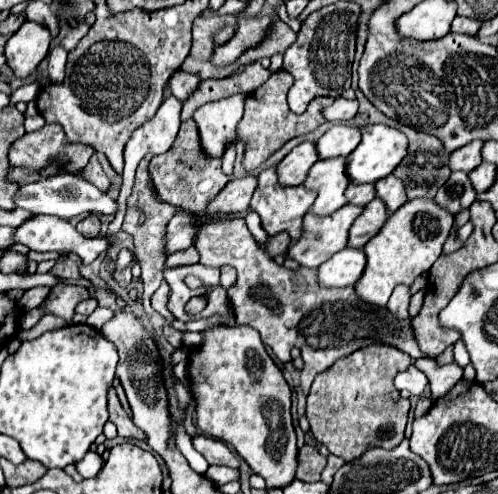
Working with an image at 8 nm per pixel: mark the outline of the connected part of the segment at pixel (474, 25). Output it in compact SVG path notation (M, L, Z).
M455 16L451 32L461 32L461 34L477 34L481 28L481 20L471 20L471 18L463 18L463 16Z

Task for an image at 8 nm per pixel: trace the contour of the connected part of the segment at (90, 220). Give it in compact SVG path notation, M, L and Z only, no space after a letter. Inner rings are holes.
M87 216L77 224L77 232L83 234L85 238L95 238L101 230L101 222L97 216Z

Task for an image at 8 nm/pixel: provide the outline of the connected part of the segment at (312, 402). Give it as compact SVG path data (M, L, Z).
M375 344L373 348L361 348L361 352L345 356L345 360L321 372L307 394L305 408L315 440L345 462L357 460L371 448L397 448L405 434L409 400L403 400L397 390L393 398L393 376L409 364L409 356L397 352L397 348Z

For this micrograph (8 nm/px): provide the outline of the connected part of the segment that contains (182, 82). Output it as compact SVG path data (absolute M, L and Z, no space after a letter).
M177 70L177 72L171 76L169 84L171 84L173 96L177 96L177 100L185 102L185 100L193 94L195 84L199 84L199 78L197 78L195 74L187 74L187 72L183 72L183 70Z

